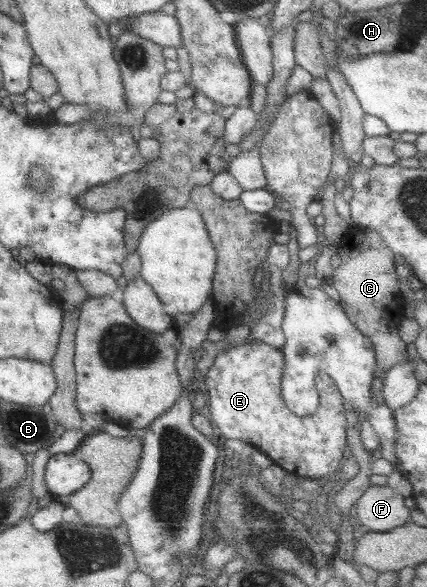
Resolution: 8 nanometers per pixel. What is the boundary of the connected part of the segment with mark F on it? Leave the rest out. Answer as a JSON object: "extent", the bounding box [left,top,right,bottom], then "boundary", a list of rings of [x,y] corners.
{"extent":[354,486,411,532],"boundary":[[[370,486],[356,502],[354,520],[373,532],[389,532],[411,521],[405,497],[386,486]]]}

